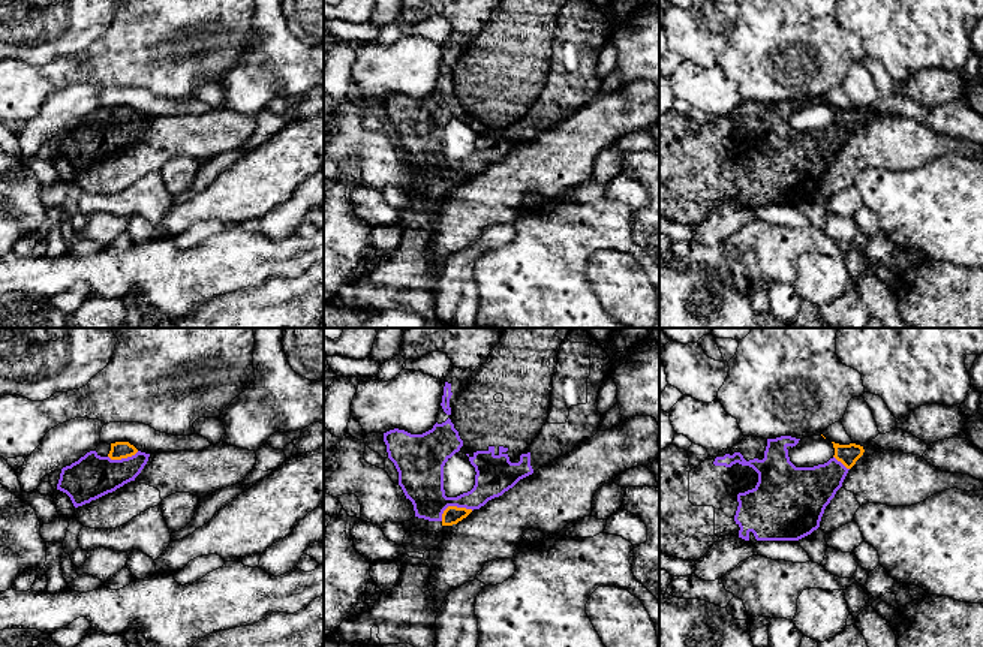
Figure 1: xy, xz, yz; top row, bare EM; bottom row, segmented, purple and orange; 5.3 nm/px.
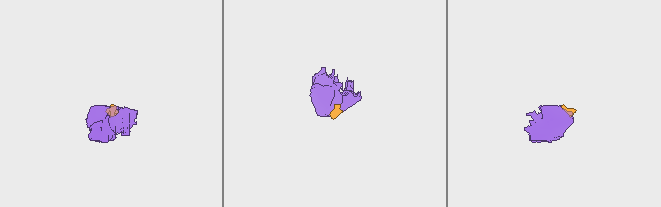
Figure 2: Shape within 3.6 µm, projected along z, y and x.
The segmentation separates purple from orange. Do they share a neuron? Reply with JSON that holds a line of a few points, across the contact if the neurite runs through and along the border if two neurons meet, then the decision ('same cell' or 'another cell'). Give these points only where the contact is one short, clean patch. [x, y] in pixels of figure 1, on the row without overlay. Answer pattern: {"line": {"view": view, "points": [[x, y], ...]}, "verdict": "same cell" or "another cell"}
{"line": {"view": "xz", "points": [[421, 135], [423, 146], [453, 169], [451, 180]]}, "verdict": "same cell"}

